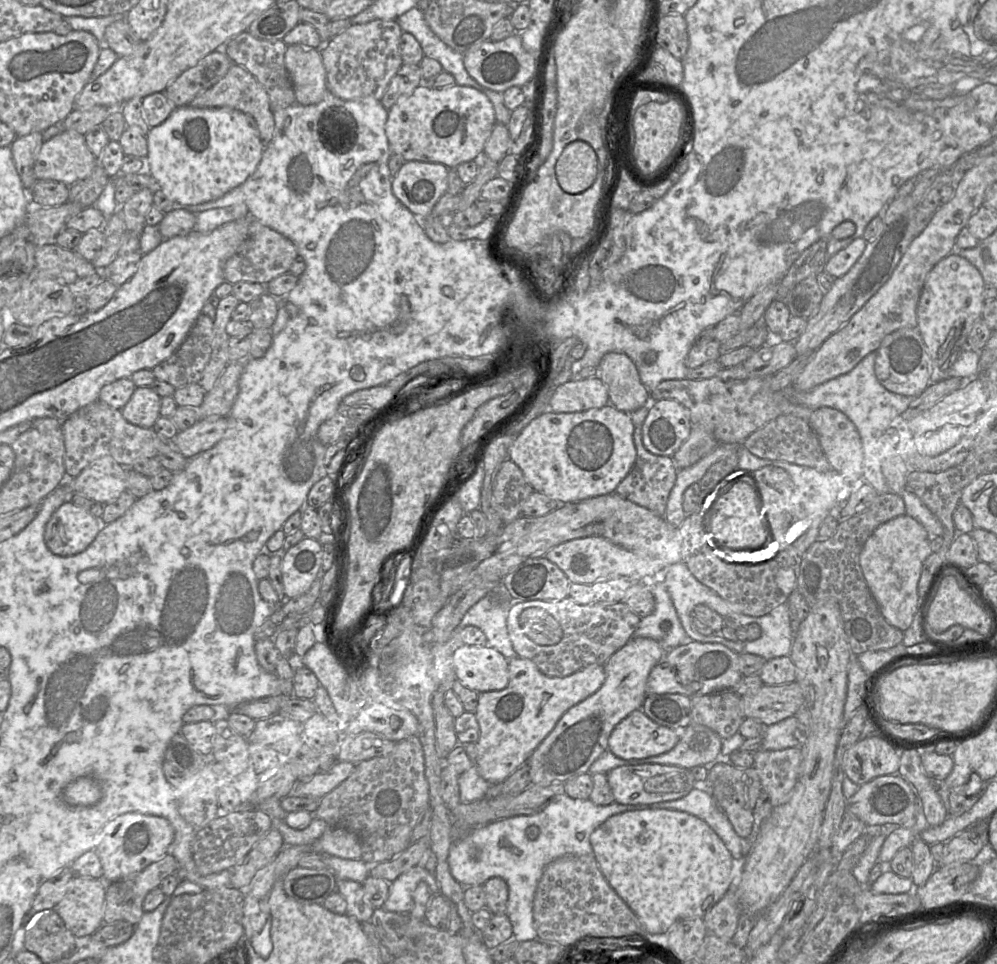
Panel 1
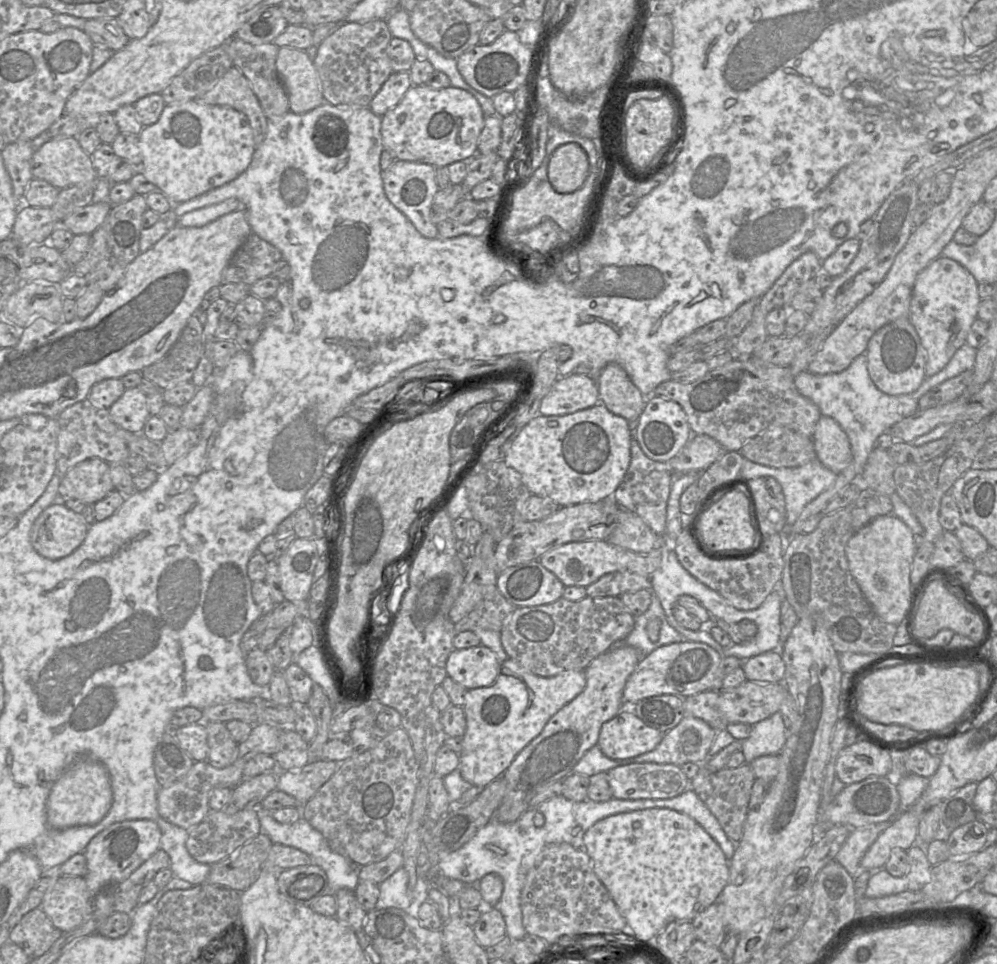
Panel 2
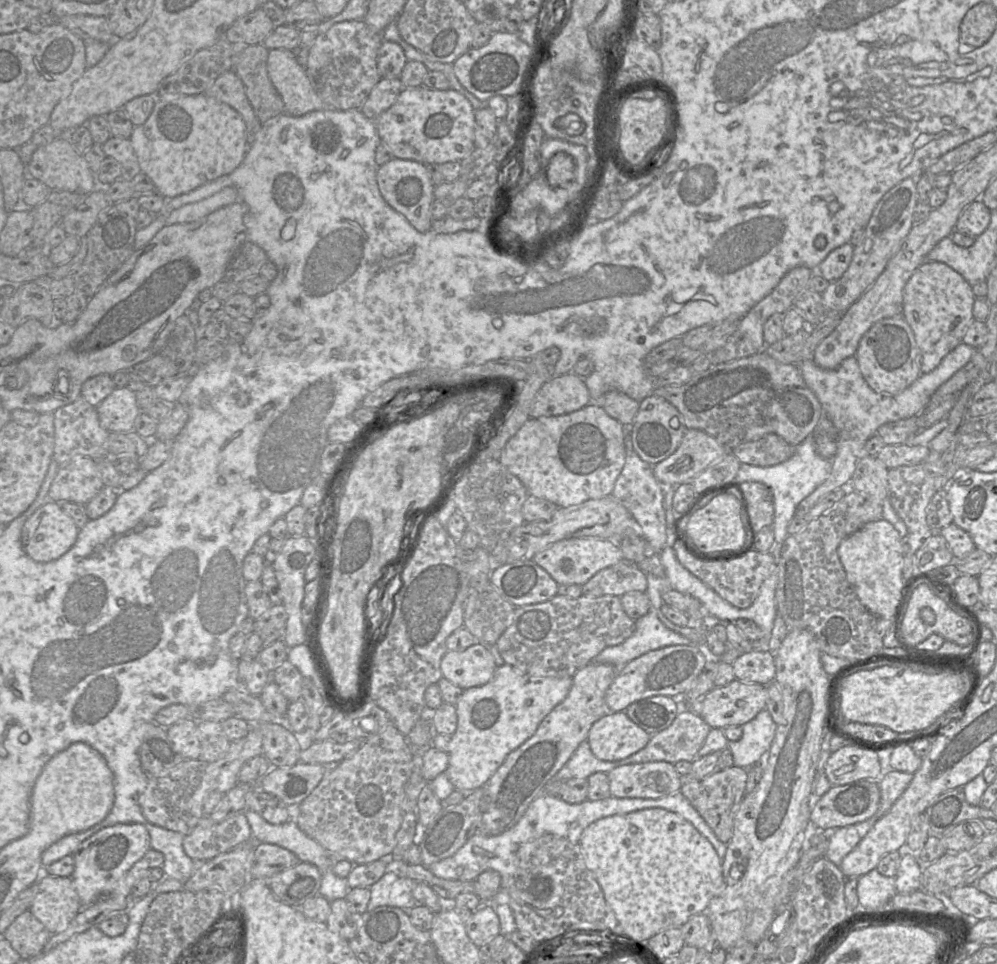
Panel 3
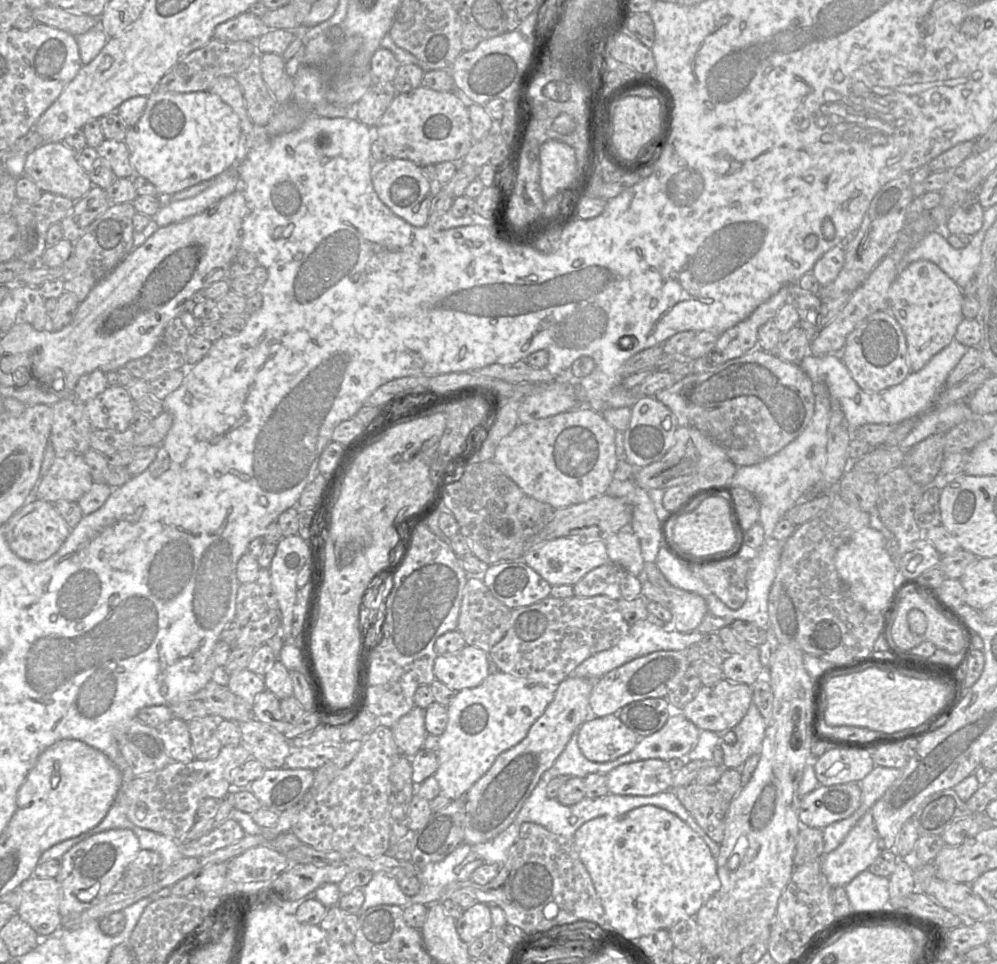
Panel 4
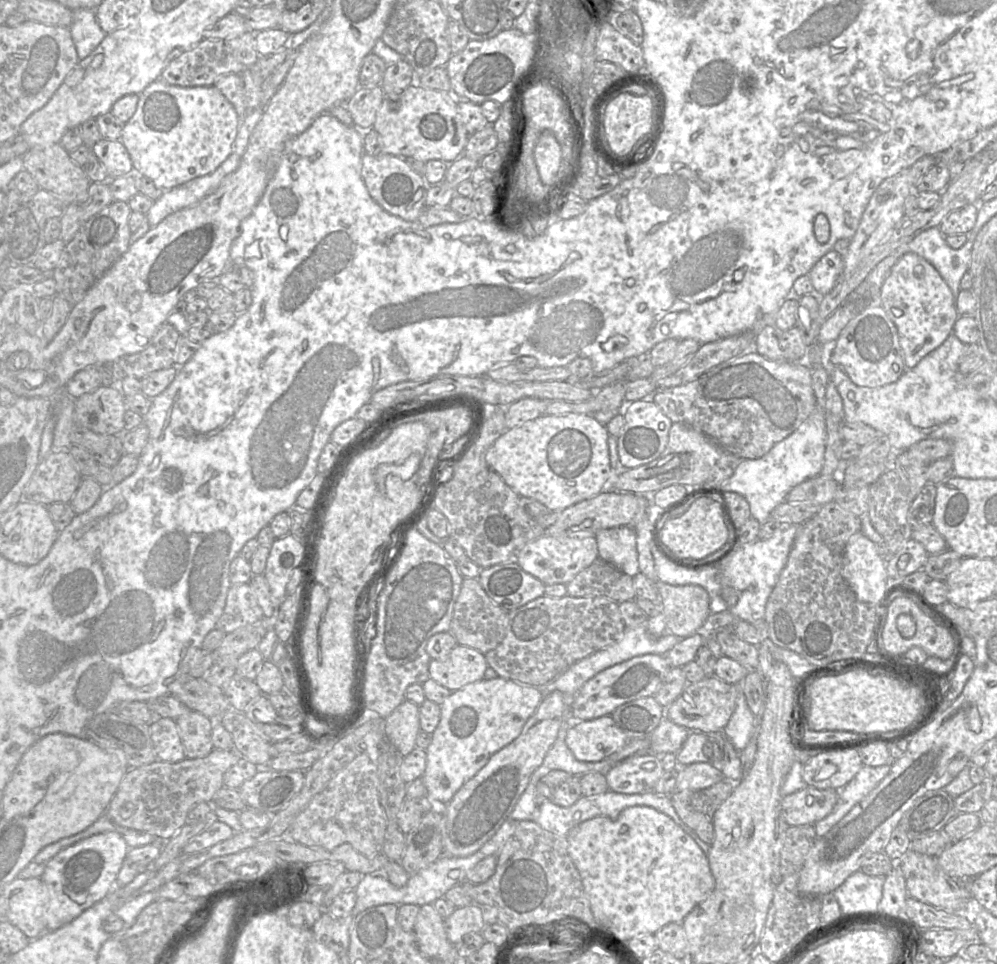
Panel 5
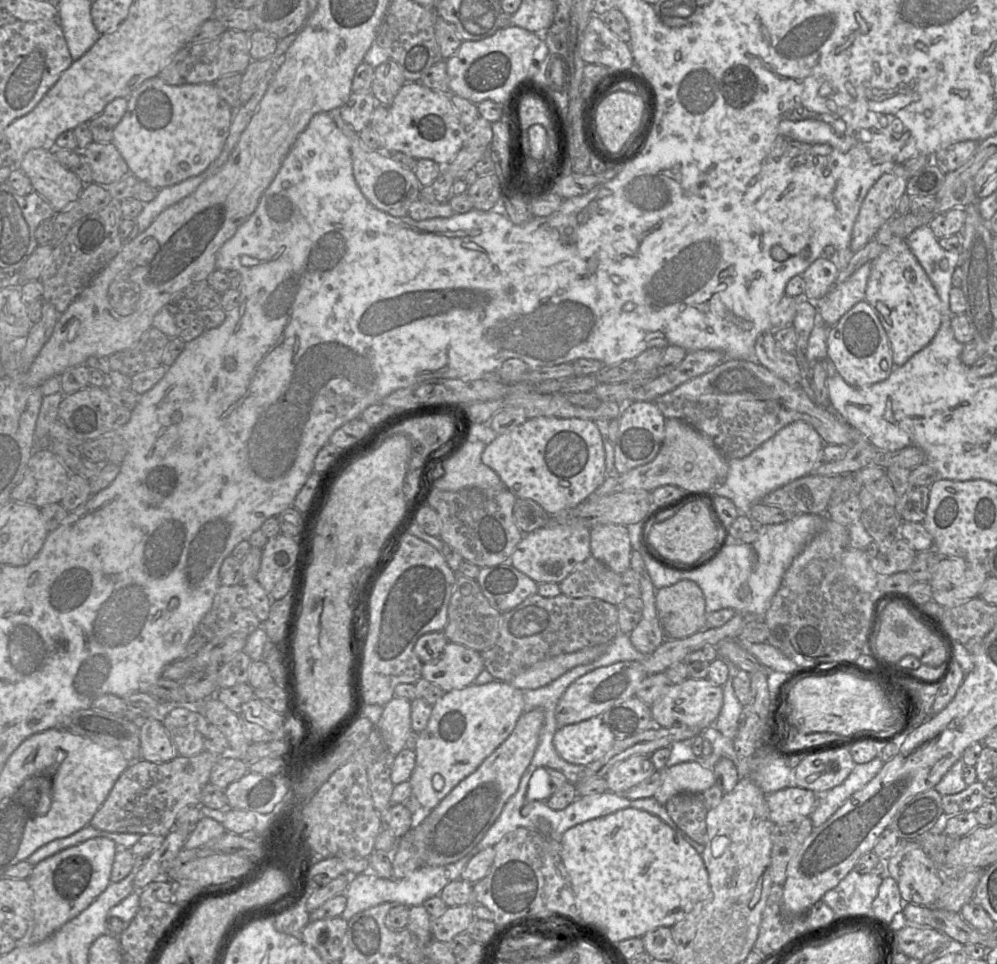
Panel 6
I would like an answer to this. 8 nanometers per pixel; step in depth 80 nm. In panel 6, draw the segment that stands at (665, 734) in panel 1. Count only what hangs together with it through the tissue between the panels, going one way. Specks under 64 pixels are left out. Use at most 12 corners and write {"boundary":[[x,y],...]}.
{"boundary":[[599,716],[559,727],[567,762],[587,765],[616,741]]}

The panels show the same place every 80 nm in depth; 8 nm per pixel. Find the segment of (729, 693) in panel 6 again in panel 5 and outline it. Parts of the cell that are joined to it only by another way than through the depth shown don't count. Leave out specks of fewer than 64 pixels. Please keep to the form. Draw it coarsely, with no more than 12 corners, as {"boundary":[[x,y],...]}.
{"boundary":[[738,685],[734,712],[723,729],[741,752],[756,731],[756,717]]}

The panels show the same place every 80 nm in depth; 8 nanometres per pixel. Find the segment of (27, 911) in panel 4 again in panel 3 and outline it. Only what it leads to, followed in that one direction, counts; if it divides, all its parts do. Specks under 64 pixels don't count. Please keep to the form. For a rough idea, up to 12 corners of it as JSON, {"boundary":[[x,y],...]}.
{"boundary":[[42,875],[29,911],[51,934],[83,908],[71,877]]}

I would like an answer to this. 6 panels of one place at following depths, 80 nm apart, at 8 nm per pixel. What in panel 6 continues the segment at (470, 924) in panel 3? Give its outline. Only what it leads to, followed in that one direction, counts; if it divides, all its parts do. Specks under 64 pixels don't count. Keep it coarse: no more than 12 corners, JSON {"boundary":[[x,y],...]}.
{"boundary":[[472,905],[431,917],[433,939],[448,943],[475,918]]}

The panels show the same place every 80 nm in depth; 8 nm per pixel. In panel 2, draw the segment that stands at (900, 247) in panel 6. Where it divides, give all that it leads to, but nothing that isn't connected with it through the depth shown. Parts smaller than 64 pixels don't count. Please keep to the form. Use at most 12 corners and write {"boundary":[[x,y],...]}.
{"boundary":[[938,257],[917,276],[908,320],[939,373],[977,319],[978,282]]}

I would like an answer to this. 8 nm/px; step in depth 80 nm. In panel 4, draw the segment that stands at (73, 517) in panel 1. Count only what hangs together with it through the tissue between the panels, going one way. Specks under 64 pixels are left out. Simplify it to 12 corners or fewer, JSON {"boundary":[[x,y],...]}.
{"boundary":[[25,503],[5,523],[10,550],[42,563],[71,529],[55,505]]}

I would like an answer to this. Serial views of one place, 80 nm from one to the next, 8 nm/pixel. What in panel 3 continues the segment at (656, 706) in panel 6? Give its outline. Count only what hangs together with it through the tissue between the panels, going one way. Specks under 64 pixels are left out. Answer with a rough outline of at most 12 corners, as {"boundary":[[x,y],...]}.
{"boundary":[[735,679],[690,711],[711,728],[742,727],[765,709],[767,685]]}

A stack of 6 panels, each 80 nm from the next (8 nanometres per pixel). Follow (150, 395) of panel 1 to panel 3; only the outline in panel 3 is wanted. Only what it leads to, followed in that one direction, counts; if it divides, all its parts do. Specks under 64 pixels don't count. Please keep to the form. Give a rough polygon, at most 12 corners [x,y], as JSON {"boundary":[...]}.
{"boundary":[[116,387],[97,406],[109,432],[134,431],[136,394]]}

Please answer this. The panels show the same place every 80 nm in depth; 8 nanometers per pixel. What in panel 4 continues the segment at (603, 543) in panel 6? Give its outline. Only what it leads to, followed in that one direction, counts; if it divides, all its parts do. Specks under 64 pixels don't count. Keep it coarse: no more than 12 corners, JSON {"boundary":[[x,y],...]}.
{"boundary":[[630,528],[607,537],[610,561],[643,577],[640,541]]}

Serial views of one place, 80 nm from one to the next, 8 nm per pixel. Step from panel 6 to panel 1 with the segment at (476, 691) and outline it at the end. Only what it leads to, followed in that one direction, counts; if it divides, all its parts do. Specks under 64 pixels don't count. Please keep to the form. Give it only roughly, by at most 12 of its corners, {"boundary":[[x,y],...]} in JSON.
{"boundary":[[508,659],[479,692],[476,768],[491,784],[526,763],[562,715],[596,692],[603,664],[548,676]]}

